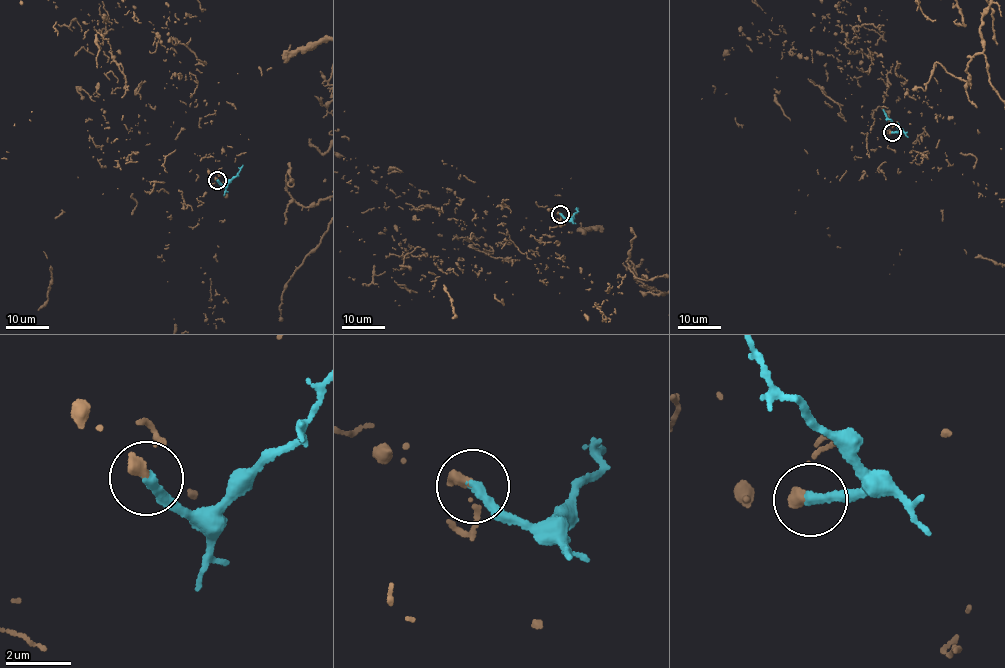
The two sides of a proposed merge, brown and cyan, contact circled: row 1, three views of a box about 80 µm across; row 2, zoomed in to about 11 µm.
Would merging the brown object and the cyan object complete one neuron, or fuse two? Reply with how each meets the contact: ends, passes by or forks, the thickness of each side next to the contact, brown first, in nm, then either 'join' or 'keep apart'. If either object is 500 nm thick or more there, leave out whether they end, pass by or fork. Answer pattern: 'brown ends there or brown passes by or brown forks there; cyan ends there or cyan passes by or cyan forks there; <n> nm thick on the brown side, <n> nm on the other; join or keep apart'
brown ends there; cyan ends there; 320 nm thick on the brown side, 320 nm on the other; join

